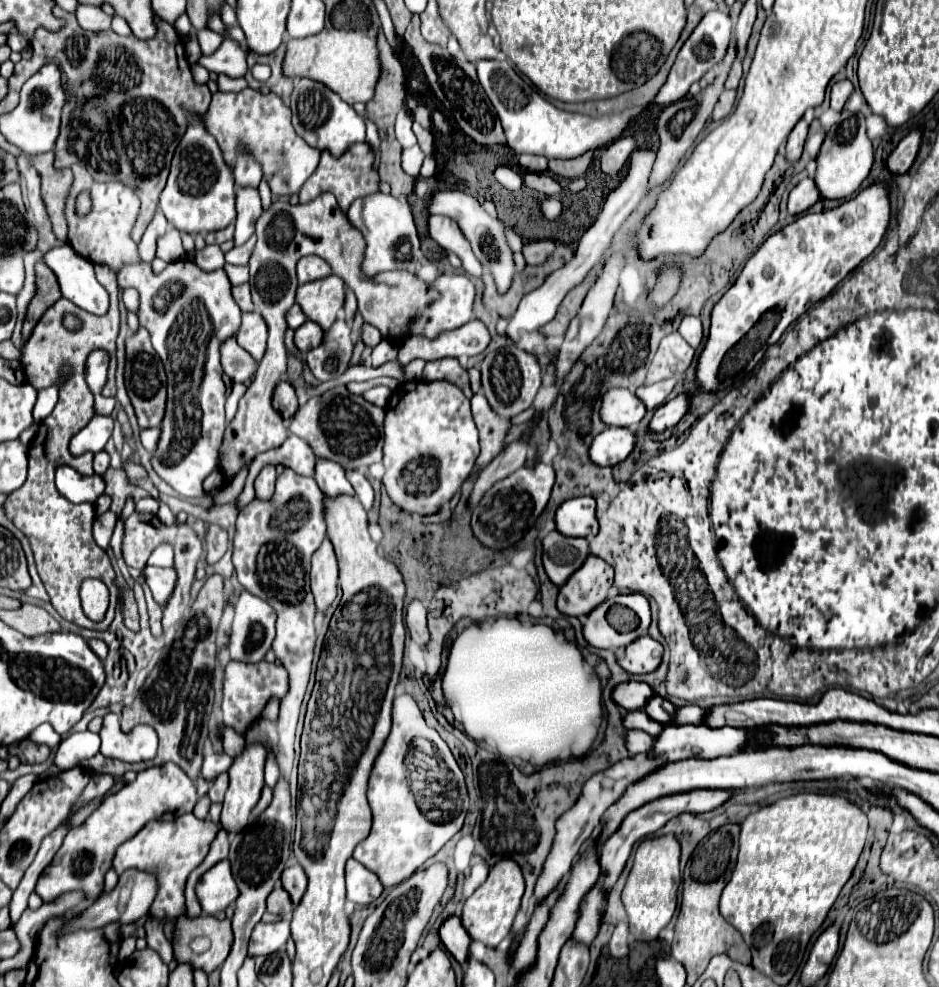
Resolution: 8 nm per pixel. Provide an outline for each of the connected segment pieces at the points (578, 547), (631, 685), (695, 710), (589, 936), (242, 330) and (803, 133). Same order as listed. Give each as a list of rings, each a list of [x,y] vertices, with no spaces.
[[[551,531],[541,539],[543,567],[553,585],[563,585],[571,573],[575,573],[589,555],[587,539],[565,537],[559,531]]]
[[[627,681],[627,683],[619,683],[615,685],[611,699],[627,709],[627,711],[635,711],[635,709],[643,709],[647,699],[653,697],[653,691],[647,683],[639,683],[639,681]]]
[[[685,705],[677,707],[677,715],[673,717],[671,725],[683,725],[683,723],[701,723],[703,719],[703,709],[697,705]]]
[[[597,881],[597,885],[589,891],[589,895],[585,897],[585,903],[581,905],[581,917],[575,925],[573,931],[573,939],[591,945],[591,941],[597,937],[599,925],[601,925],[601,917],[599,911],[603,909],[603,897],[601,897],[601,881]]]
[[[243,313],[243,321],[241,327],[237,331],[237,343],[259,363],[263,353],[265,353],[265,345],[267,345],[267,327],[265,321],[259,313]]]
[[[801,119],[795,129],[791,131],[789,139],[787,139],[787,145],[785,145],[785,159],[795,163],[799,161],[801,153],[803,153],[803,143],[805,143],[805,137],[807,137],[807,129],[809,129],[809,123],[805,119]]]

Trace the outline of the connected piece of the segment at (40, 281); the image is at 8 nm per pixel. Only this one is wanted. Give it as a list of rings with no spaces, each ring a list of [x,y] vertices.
[[[35,263],[35,283],[37,283],[37,291],[35,297],[31,299],[27,313],[25,313],[25,321],[23,321],[23,337],[27,339],[27,335],[31,333],[31,327],[39,321],[39,317],[57,301],[61,299],[61,291],[57,287],[57,277],[53,275],[53,271],[49,267],[45,267],[45,263]]]

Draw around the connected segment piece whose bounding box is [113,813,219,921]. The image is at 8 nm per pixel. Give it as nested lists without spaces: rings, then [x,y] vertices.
[[[193,813],[181,815],[173,821],[149,821],[135,837],[121,843],[113,857],[113,869],[121,875],[125,869],[141,869],[159,875],[159,893],[151,907],[151,917],[171,921],[185,913],[185,881],[189,873],[205,859],[211,841],[219,827],[209,819],[199,821]]]

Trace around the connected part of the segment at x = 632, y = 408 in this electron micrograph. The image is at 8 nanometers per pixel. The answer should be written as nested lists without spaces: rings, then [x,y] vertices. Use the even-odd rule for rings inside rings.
[[[607,389],[601,397],[599,413],[607,427],[631,427],[643,419],[645,407],[627,389]]]

